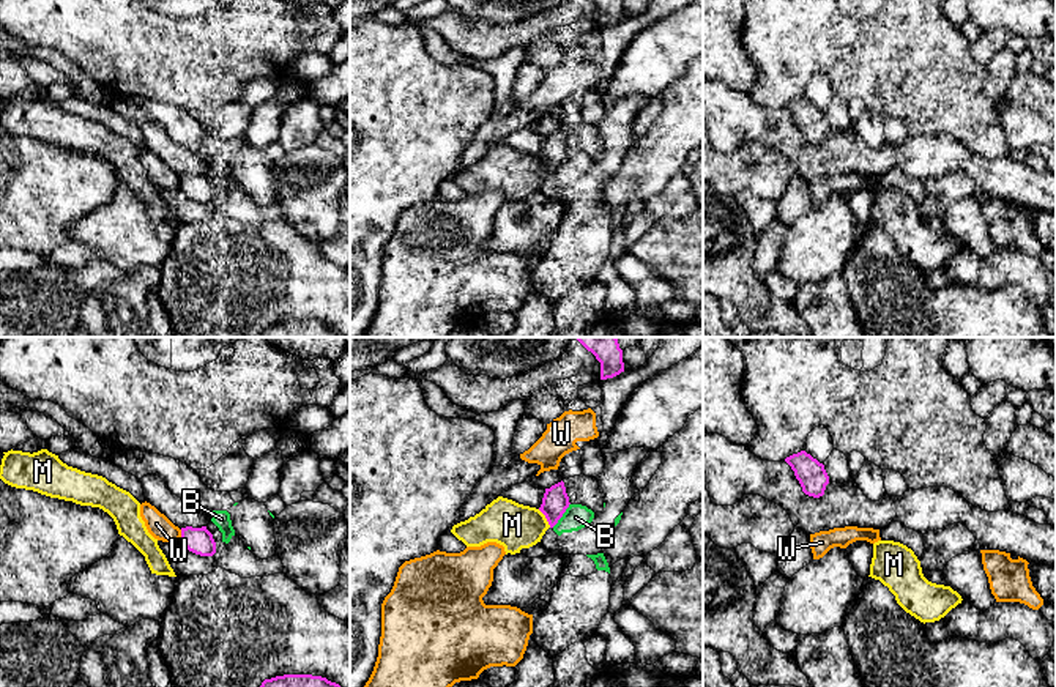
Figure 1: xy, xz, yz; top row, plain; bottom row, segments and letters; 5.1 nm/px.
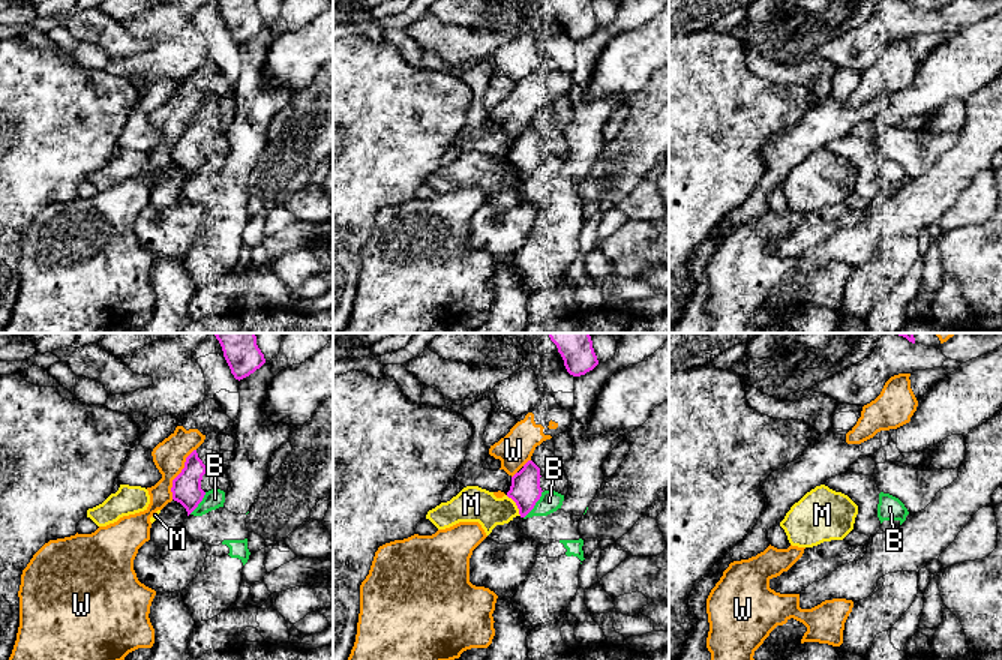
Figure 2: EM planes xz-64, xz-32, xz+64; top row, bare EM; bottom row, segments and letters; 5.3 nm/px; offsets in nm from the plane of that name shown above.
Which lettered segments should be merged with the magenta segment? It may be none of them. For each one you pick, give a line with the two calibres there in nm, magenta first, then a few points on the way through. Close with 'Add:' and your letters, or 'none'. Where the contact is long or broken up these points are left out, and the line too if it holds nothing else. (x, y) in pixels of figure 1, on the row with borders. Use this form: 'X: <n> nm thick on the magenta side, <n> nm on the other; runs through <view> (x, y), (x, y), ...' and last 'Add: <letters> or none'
Add: none

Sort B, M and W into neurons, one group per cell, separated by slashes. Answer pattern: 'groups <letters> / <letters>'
groups B / M / W

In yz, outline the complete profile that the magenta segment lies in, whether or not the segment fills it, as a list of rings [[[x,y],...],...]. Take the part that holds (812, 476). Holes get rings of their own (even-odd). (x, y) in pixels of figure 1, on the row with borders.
[[[805,451],[786,457],[785,462],[794,471],[794,476],[805,495],[813,498],[824,495],[826,485],[829,484],[829,476],[823,463],[820,463]]]

